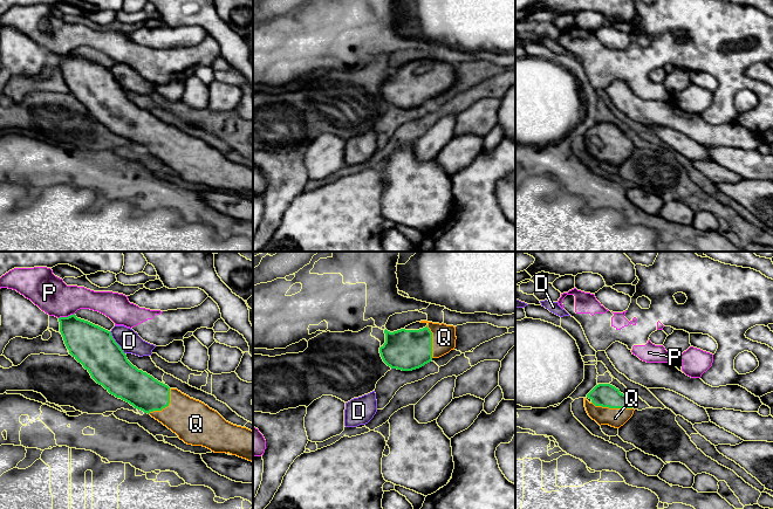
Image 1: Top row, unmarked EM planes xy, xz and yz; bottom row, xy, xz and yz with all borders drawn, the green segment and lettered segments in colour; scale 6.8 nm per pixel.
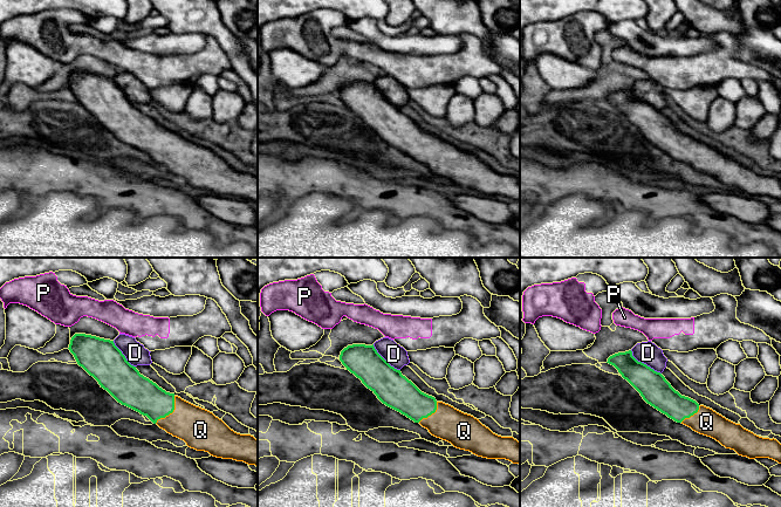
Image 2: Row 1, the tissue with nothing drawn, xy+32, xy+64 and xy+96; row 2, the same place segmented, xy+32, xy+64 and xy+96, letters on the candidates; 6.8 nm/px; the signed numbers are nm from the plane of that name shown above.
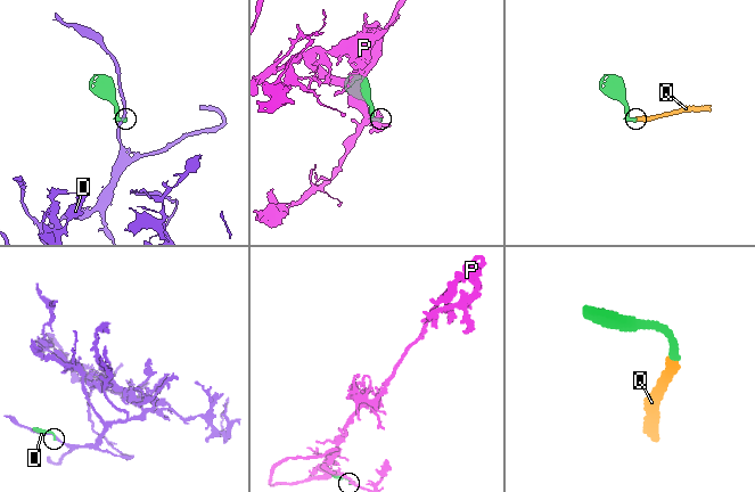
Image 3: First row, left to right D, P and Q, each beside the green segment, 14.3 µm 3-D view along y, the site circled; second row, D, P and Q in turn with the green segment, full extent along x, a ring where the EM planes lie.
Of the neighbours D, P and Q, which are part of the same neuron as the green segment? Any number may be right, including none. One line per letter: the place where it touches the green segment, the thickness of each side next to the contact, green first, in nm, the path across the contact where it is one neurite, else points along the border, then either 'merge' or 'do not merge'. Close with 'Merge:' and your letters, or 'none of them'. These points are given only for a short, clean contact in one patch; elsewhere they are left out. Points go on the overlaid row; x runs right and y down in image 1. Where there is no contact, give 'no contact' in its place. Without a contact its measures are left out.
D: xy (116, 343) | 280/150 nm | along xy (109, 331), (124, 353) | do not merge
P: xy (66, 317) | 280/240 nm | do not merge
Q: yz (611, 407) | 160/130 nm | across yz (603, 394), (611, 407), (615, 418) | merge
Merge: Q

